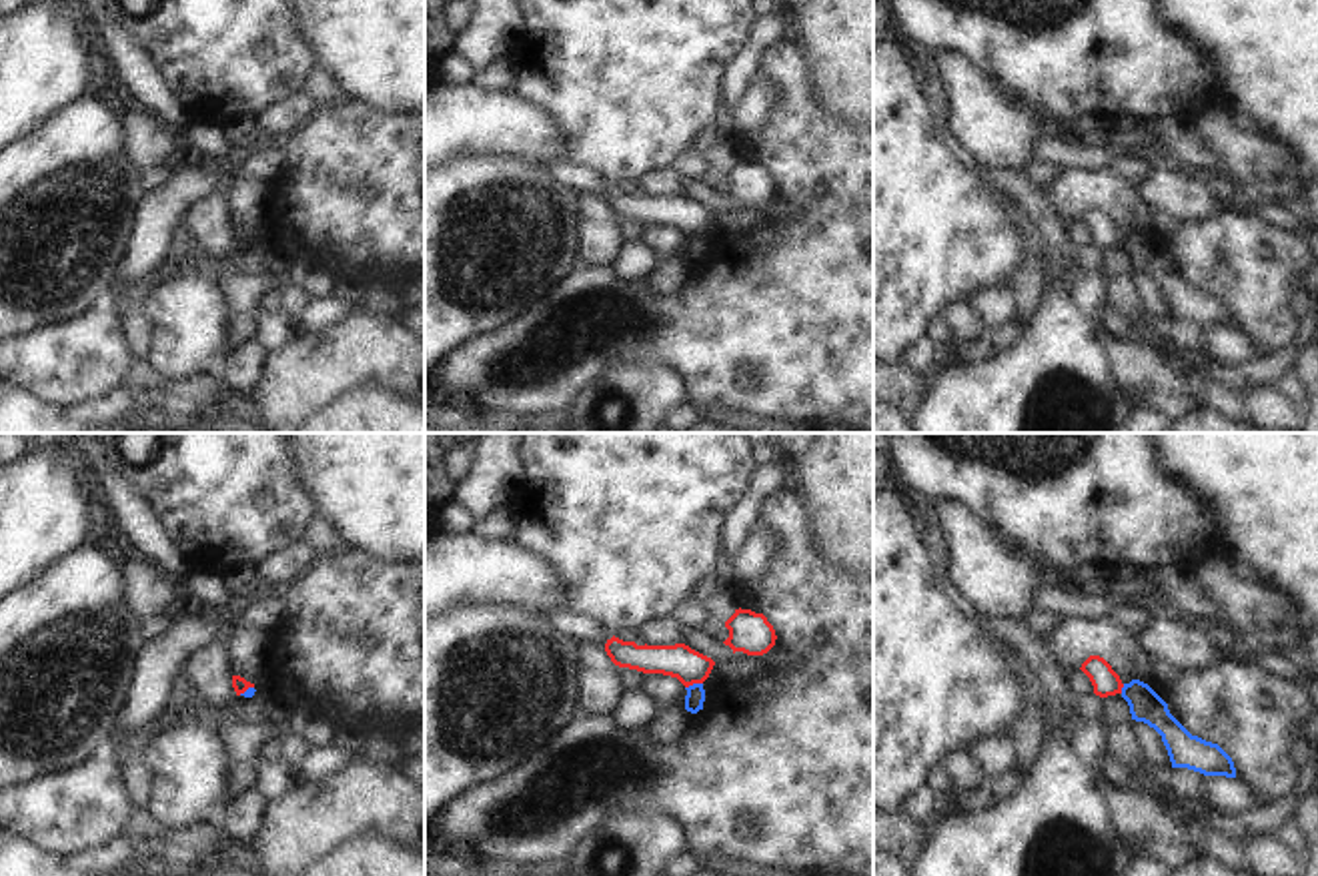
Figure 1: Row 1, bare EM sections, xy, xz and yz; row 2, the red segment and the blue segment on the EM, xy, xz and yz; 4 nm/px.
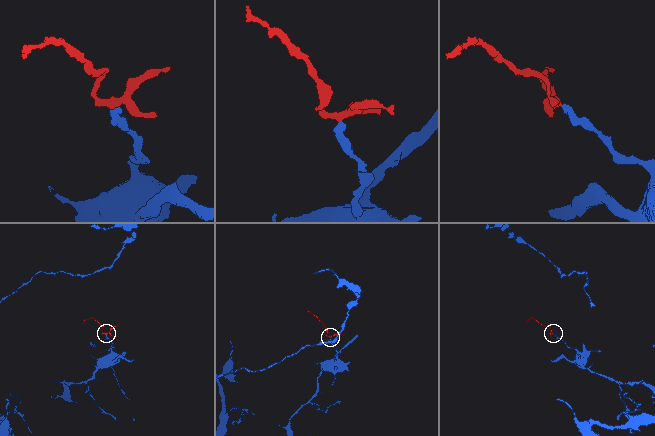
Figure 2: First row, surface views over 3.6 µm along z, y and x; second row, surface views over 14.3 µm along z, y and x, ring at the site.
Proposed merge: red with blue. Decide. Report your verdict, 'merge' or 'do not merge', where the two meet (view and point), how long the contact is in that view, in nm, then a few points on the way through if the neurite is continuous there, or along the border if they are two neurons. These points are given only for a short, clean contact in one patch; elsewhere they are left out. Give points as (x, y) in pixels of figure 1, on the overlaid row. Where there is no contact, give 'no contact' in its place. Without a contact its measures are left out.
do not merge | xz (694, 682) | 80 nm | along xz (702, 682), (686, 688)

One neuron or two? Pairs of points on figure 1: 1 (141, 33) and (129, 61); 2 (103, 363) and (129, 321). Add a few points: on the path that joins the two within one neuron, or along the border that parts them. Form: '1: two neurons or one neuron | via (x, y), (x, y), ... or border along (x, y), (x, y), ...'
1: two neurons | border along (113, 21), (143, 49), (165, 81)
2: two neurons | border along (119, 317), (125, 345), (133, 355)

